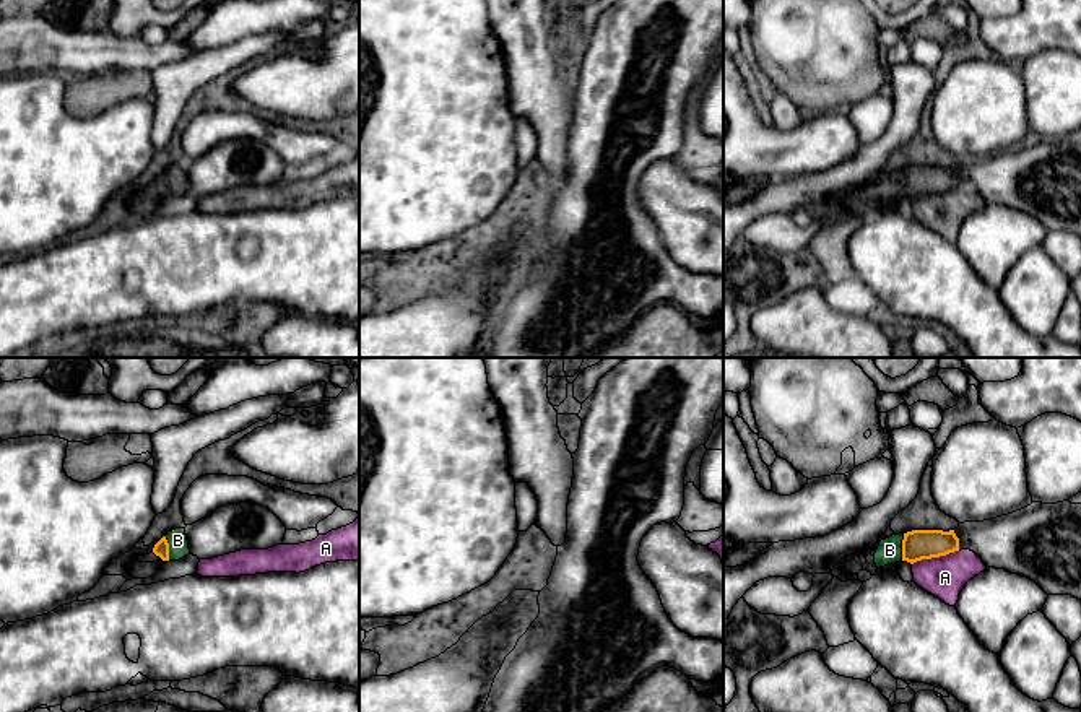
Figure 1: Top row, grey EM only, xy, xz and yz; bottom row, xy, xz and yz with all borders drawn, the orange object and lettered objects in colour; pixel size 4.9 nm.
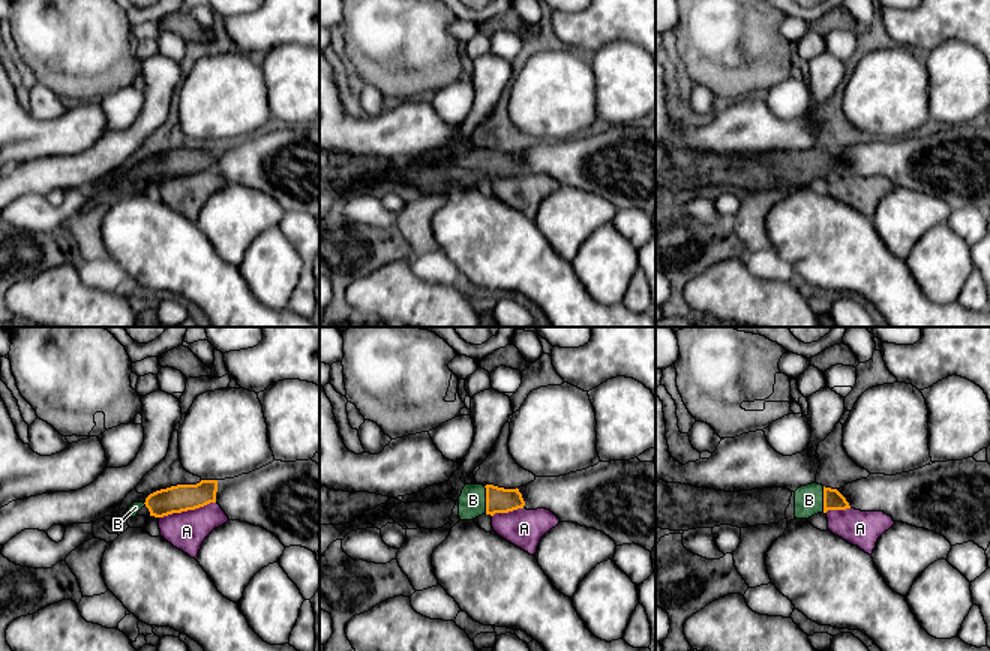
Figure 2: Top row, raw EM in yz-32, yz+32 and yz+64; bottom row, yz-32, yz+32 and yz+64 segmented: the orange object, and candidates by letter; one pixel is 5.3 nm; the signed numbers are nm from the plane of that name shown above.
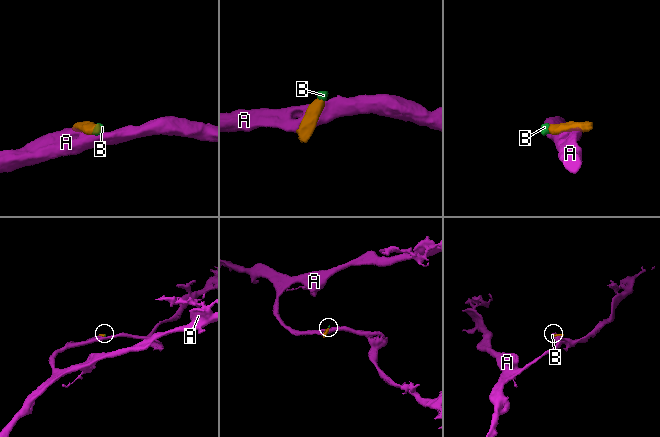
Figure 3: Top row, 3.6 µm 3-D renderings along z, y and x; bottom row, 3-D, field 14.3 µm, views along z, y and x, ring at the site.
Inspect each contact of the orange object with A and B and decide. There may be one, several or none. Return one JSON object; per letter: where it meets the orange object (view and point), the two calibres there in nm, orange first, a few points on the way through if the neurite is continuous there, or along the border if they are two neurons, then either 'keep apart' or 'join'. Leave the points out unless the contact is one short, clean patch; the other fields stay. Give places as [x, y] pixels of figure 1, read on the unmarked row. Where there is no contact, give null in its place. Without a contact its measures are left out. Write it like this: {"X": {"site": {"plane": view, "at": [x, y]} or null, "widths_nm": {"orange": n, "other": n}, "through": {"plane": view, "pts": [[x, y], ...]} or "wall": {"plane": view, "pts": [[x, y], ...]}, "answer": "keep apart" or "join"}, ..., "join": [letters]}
{"A": {"site": {"plane": "yz", "at": [935, 192]}, "widths_nm": {"orange": 150, "other": 200}, "answer": "keep apart"}, "B": {"site": {"plane": "xy", "at": [168, 184]}, "widths_nm": {"orange": 80, "other": 100}, "through": {"plane": "xy", "pts": [[161, 184], [168, 184], [177, 176]]}, "answer": "join"}, "join": ["B"]}

